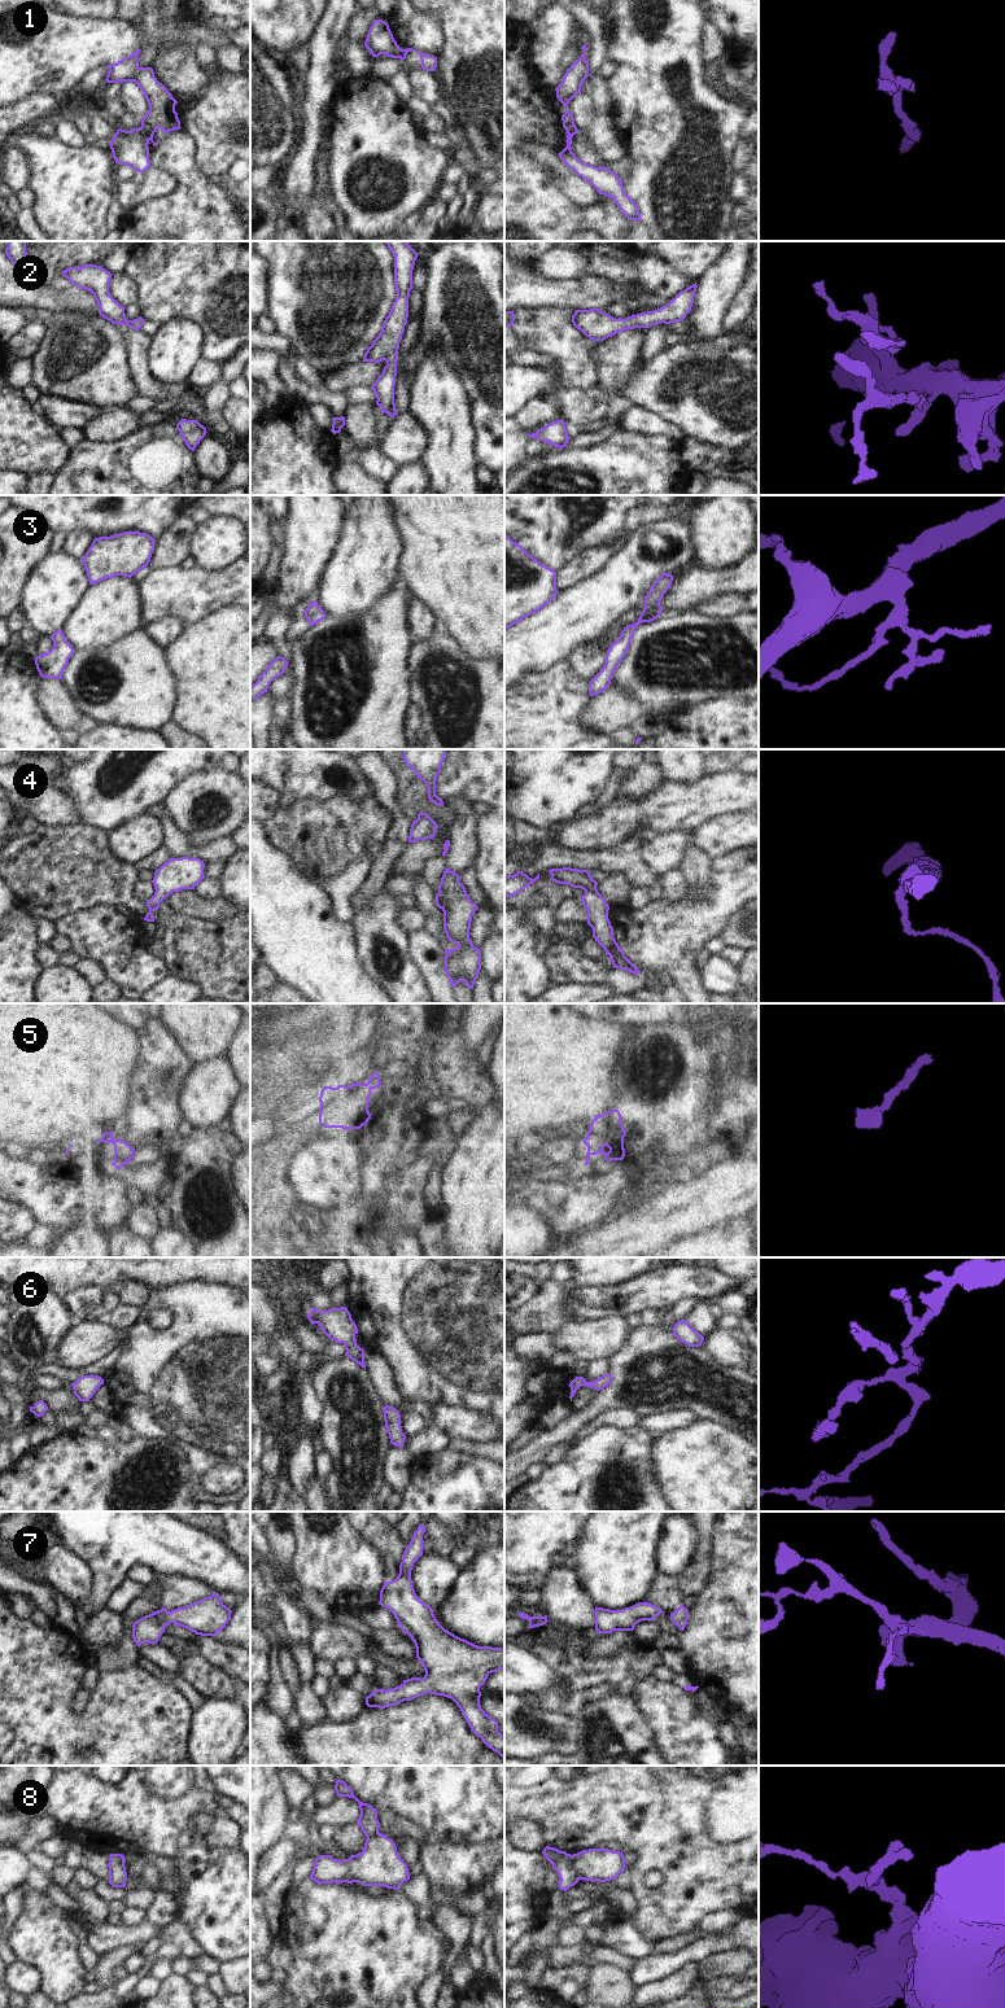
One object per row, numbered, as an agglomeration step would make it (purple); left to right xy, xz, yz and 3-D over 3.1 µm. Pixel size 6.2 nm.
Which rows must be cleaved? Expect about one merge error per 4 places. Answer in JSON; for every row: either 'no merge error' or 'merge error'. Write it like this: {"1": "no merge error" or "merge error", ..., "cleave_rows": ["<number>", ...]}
{"1": "merge error", "2": "no merge error", "3": "no merge error", "4": "no merge error", "5": "no merge error", "6": "no merge error", "7": "no merge error", "8": "merge error", "cleave_rows": ["1", "8"]}

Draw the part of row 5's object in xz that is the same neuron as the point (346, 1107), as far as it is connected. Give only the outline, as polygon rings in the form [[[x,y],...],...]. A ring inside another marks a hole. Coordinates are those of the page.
[[[373,1072],[366,1084],[324,1086],[319,1097],[319,1124],[324,1128],[361,1129],[371,1119],[368,1098],[380,1082],[380,1075]]]

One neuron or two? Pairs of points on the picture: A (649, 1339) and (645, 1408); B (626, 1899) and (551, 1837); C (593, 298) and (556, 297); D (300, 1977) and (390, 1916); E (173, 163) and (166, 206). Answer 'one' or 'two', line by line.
A: one
B: two
C: one
D: one
E: one

